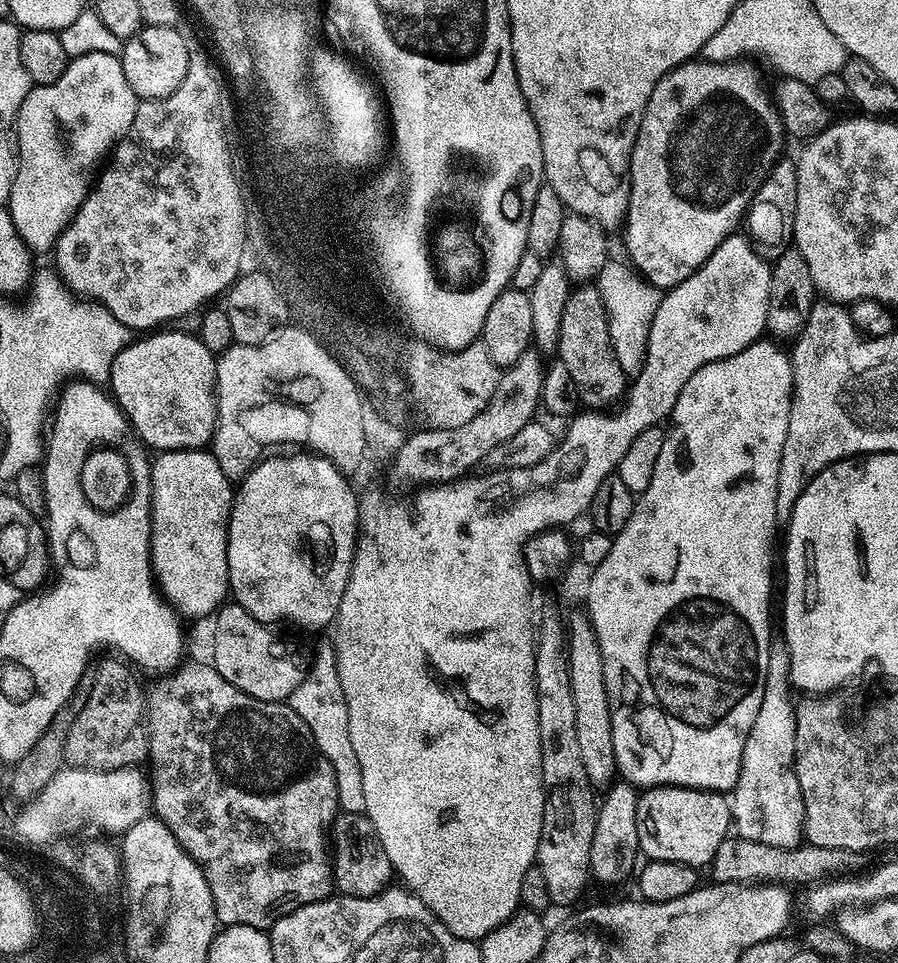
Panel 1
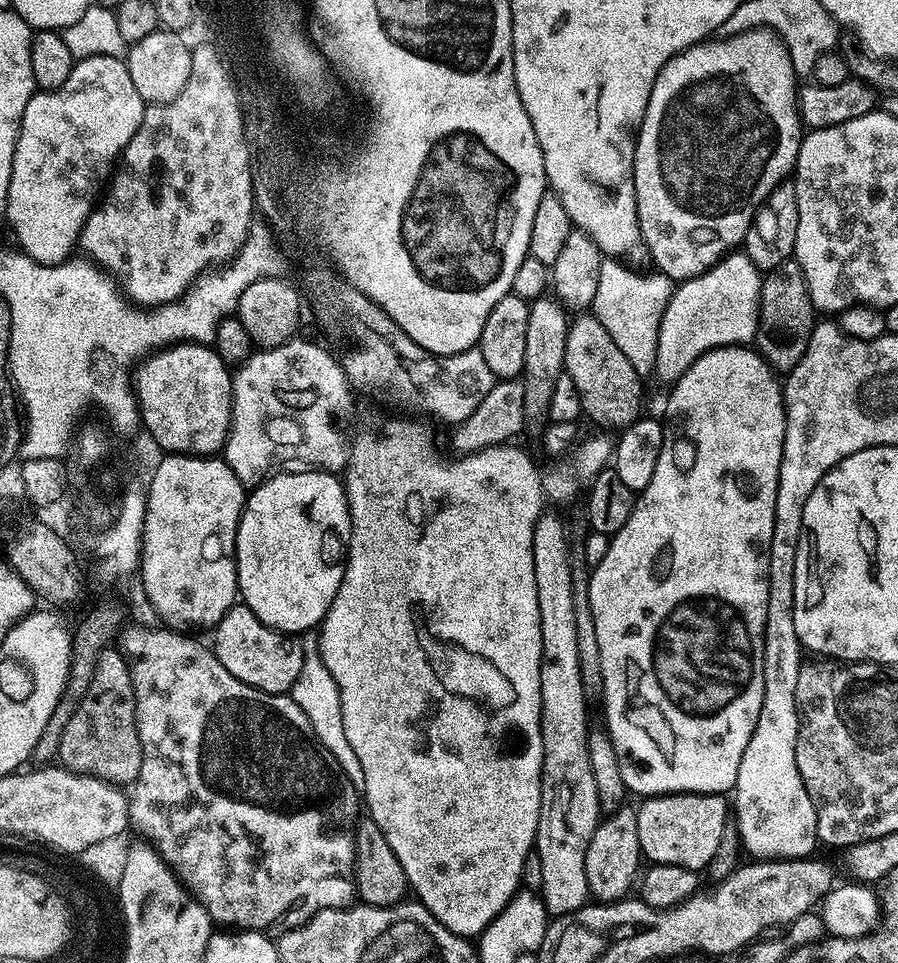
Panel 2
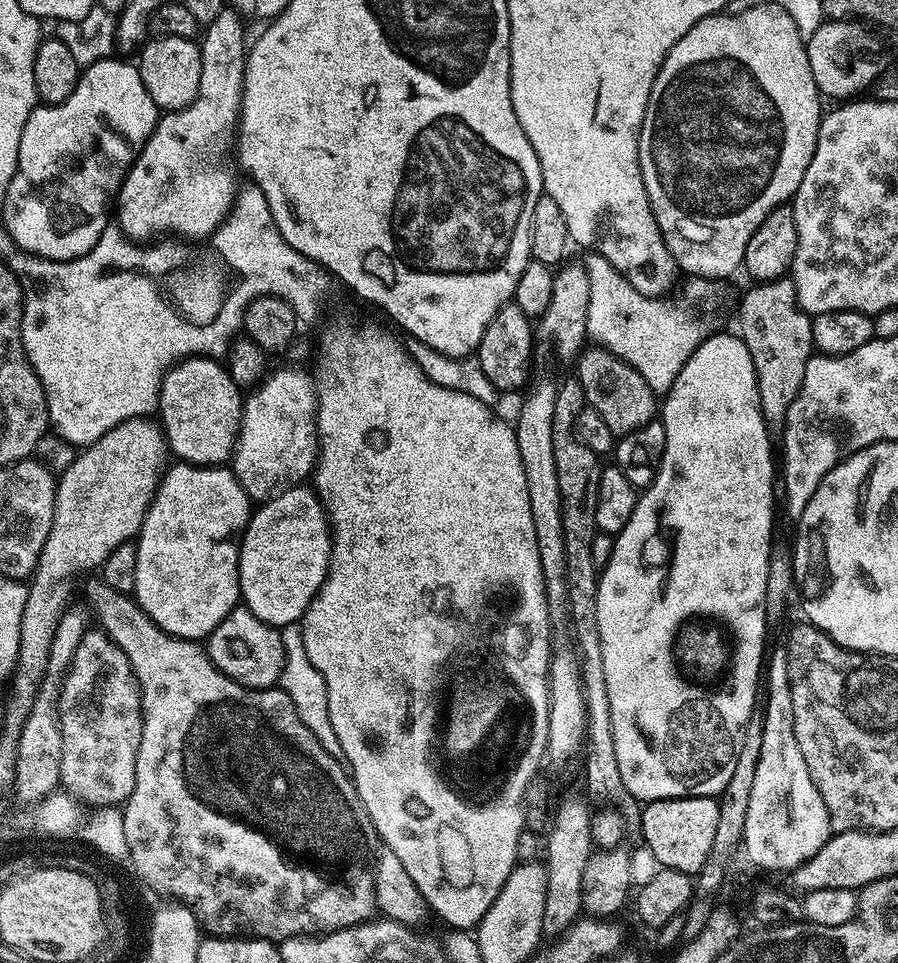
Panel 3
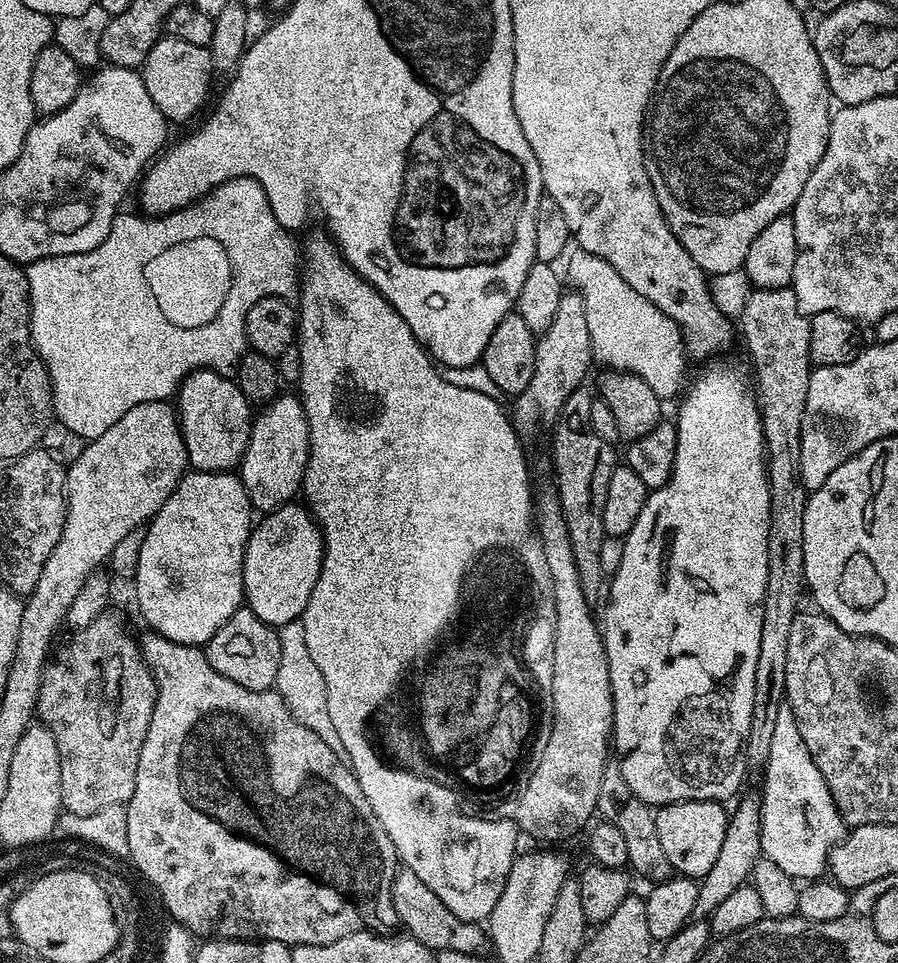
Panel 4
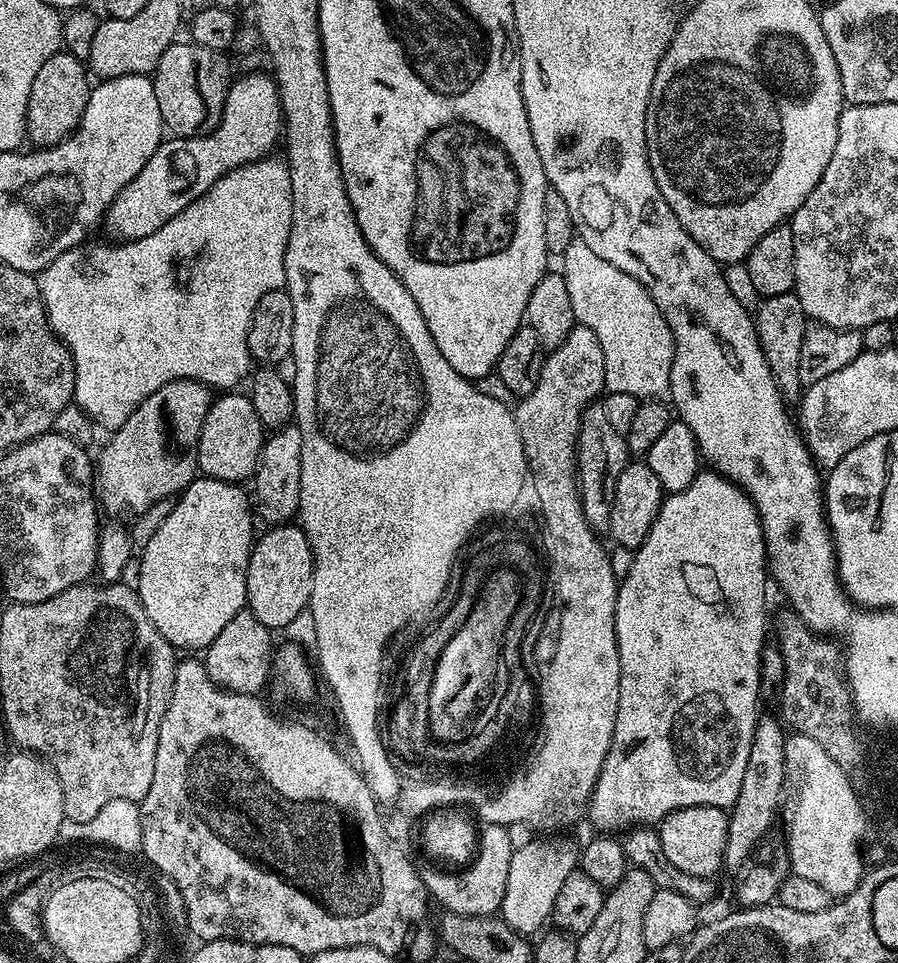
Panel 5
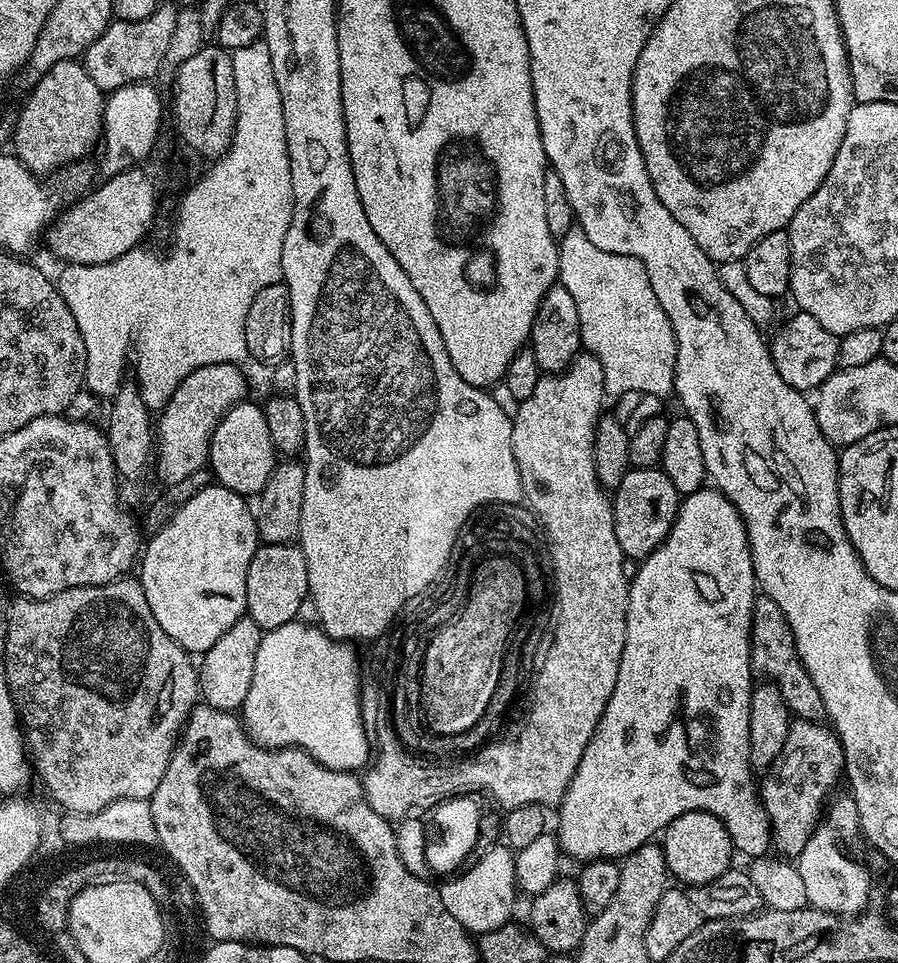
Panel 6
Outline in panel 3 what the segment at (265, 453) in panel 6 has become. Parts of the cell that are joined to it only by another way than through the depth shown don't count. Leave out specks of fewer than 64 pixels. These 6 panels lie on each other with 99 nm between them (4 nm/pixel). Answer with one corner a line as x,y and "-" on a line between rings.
194,356
172,365
165,372
164,380
160,383
158,403
158,423
171,455
173,452
176,458
190,464
223,465
236,451
236,438
240,434
240,420
244,417
244,402
242,388
234,382
231,374
219,359

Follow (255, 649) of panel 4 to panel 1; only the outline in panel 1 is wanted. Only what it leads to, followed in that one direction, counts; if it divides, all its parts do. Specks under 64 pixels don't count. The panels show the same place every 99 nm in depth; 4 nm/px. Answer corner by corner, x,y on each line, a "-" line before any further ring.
225,602
216,609
214,621
216,625
212,628
212,657
210,663
213,668
230,682
230,686
238,686
246,694
258,698
262,702
278,702
279,700
287,701
298,690
298,682
302,682
306,671
305,665
300,665
300,660
296,656
288,653
288,648
282,641
276,640
272,633
273,629
269,625
256,620
254,614
250,614
240,604
235,602

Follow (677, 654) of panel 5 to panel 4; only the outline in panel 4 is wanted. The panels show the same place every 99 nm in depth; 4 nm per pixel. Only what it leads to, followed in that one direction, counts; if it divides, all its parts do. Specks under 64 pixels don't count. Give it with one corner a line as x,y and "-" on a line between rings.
709,363
709,364
708,364
708,365
707,365
707,366
704,366
704,367
708,367
708,366
709,366
709,368
704,368
704,369
702,369
702,370
701,370
701,372
700,372
700,373
698,373
698,374
697,374
697,376
696,376
696,377
694,377
694,378
693,378
693,380
692,380
692,385
690,385
690,384
691,384
691,380
690,380
690,383
689,383
689,384
688,384
688,385
687,385
687,388
686,388
686,391
685,391
685,392
684,392
684,393
683,393
683,396
682,396
682,399
681,399
681,400
680,400
680,401
679,401
679,403
680,403
680,402
681,402
681,404
680,404
680,409
678,409
678,410
677,410
677,412
676,412
676,416
675,416
675,415
674,415
674,423
675,423
675,426
676,426
676,433
677,433
677,434
678,434
678,446
677,446
677,447
676,447
676,453
675,453
675,454
674,454
674,470
673,470
673,471
672,471
672,473
671,473
671,474
670,474
670,478
669,478
669,479
668,479
668,481
667,481
667,482
666,482
666,483
664,483
664,484
663,484
663,485
662,485
662,486
661,486
661,487
660,487
660,488
653,488
653,489
651,489
651,491
649,491
649,494
648,494
648,501
647,501
647,502
646,502
646,506
642,506
642,514
638,514
638,522
634,522
634,526
633,526
633,527
632,527
632,529
630,529
630,531
629,531
629,532
628,532
628,534
627,534
627,536
625,536
625,537
623,537
623,541
624,541
624,549
623,549
623,550
622,550
622,563
620,563
620,564
619,564
619,566
618,566
618,570
617,570
617,571
616,571
616,573
615,573
615,574
613,574
613,576
611,576
611,578
610,578
610,583
609,583
609,584
608,584
608,585
607,585
607,588
606,588
606,600
607,600
607,596
608,596
608,605
606,605
606,606
605,606
605,608
604,608
604,620
603,620
603,619
602,619
602,635
603,635
603,638
604,638
604,649
605,649
605,650
606,650
606,658
607,658
607,659
608,659
608,669
609,669
609,670
610,670
610,686
611,686
611,687
612,687
612,740
613,740
613,741
614,741
614,748
615,748
615,751
616,751
616,748
617,748
617,750
618,750
618,751
620,751
620,756
621,756
621,758
620,758
620,757
619,757
619,760
618,760
618,763
619,763
619,765
620,765
620,769
621,769
621,770
622,770
622,774
623,774
623,775
624,775
624,777
625,777
625,778
626,778
626,786
630,786
630,790
634,790
634,794
635,794
635,795
636,795
636,796
637,796
637,797
638,797
638,798
642,798
642,802
646,802
646,803
647,803
647,804
648,804
648,805
650,805
650,806
663,806
663,805
665,805
665,804
677,804
677,803
678,803
678,802
682,802
682,801
683,801
683,800
714,800
714,801
717,801
717,802
724,802
724,801
727,801
727,799
726,799
726,798
727,798
727,796
732,796
732,795
734,795
734,794
735,794
735,792
736,792
736,787
738,787
738,786
739,786
739,784
740,784
740,779
742,779
742,778
743,778
743,776
744,776
744,772
743,772
743,770
742,770
742,769
740,769
740,768
739,768
739,766
738,766
738,765
736,765
736,763
738,763
738,762
739,762
739,760
742,760
742,753
743,753
743,750
744,750
744,744
745,744
745,743
746,743
746,742
747,742
747,740
748,740
748,731
749,731
749,730
750,730
750,714
751,714
751,713
752,713
752,711
753,711
753,710
754,710
754,670
755,670
755,669
756,669
756,667
757,667
757,666
758,666
758,642
759,642
759,640
761,640
761,639
762,639
762,610
763,610
763,609
764,609
764,595
765,595
765,594
766,594
766,574
767,574
767,573
768,573
768,555
767,555
767,554
766,554
766,546
767,546
767,545
768,545
768,531
769,531
769,530
770,530
770,498
771,498
771,497
772,497
772,495
771,495
771,494
770,494
770,486
769,486
769,485
768,485
768,465
767,465
767,463
766,463
766,449
765,449
765,446
764,446
764,431
763,431
763,430
762,430
762,422
761,422
761,421
760,421
760,405
759,405
759,403
758,403
758,400
757,400
757,397
756,397
756,396
755,396
755,395
754,395
754,388
753,388
753,385
752,385
752,384
751,384
751,383
750,383
750,380
749,380
749,384
750,384
750,385
748,385
748,380
747,380
747,378
746,378
746,377
744,377
744,372
743,372
743,370
742,370
742,369
740,369
740,368
739,368
739,366
738,366
738,365
736,365
736,364
712,364
712,365
711,365
711,364
712,364
712,363

